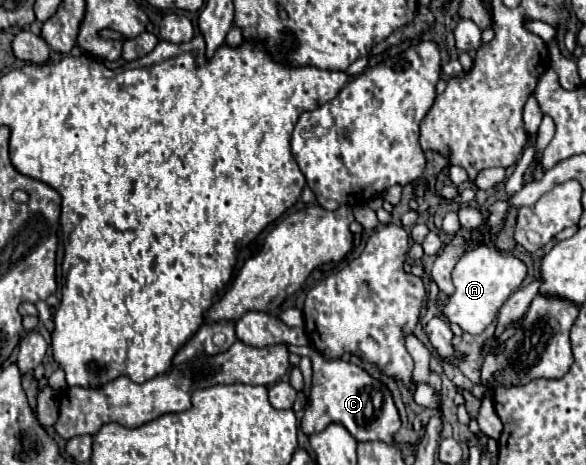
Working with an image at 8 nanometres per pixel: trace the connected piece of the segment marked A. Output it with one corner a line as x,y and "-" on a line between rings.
488,246
468,250
452,270
454,292
446,298
442,316
448,318
448,322
458,324
462,332
482,334
496,320
500,306
508,300
508,296
520,288
524,278
526,266
516,256
508,252
498,252
496,248

